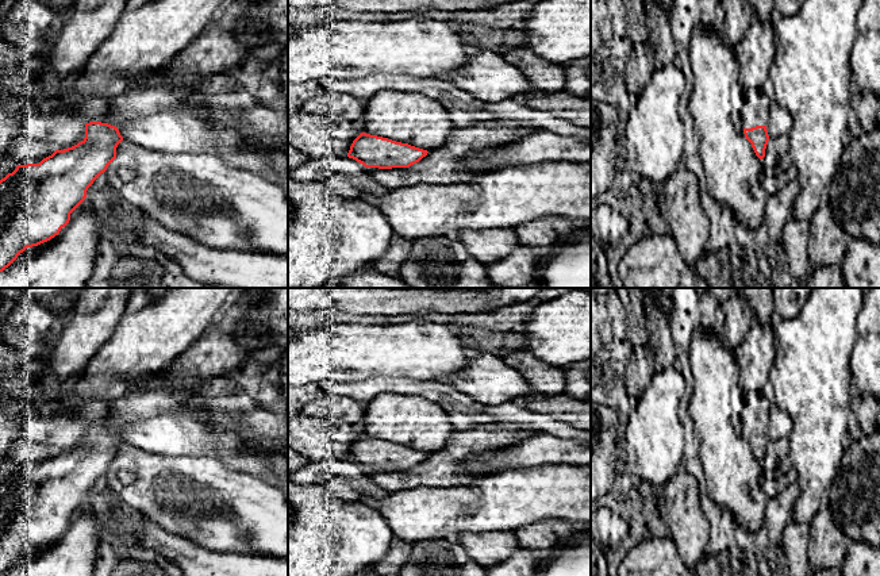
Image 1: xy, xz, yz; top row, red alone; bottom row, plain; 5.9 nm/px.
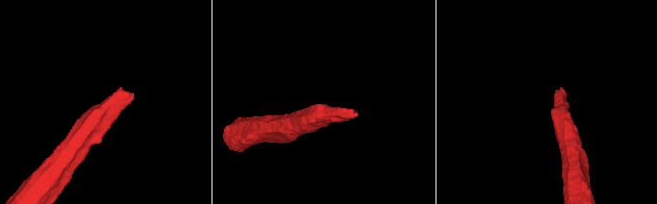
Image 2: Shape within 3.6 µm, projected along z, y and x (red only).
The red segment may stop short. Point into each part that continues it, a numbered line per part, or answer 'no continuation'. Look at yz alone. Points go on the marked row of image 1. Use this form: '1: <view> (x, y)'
1: yz (756, 107)

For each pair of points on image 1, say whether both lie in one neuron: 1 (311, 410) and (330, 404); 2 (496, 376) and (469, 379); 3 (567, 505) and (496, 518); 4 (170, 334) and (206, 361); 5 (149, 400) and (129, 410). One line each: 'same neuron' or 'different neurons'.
1: same neuron
2: same neuron
3: same neuron
4: different neurons
5: same neuron

